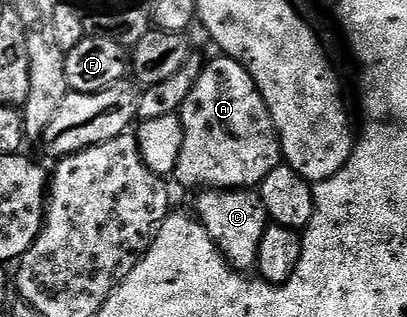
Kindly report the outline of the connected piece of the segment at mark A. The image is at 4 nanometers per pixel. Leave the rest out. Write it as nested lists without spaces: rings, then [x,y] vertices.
[[[221,57],[205,62],[194,89],[190,89],[190,97],[186,97],[178,114],[182,121],[182,153],[174,179],[189,187],[192,193],[256,189],[270,169],[281,166],[280,139],[276,136],[272,114],[250,73],[236,59]]]

